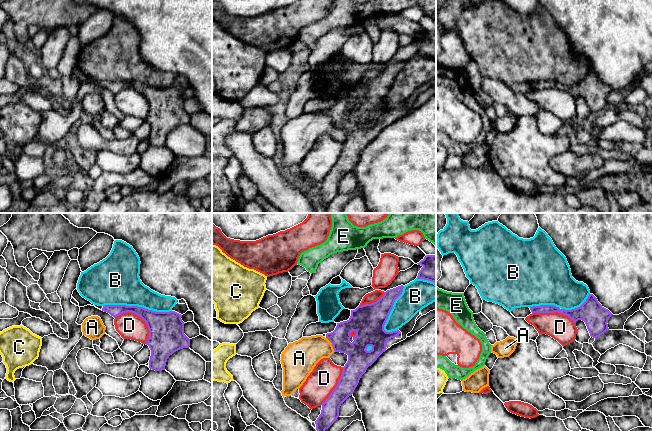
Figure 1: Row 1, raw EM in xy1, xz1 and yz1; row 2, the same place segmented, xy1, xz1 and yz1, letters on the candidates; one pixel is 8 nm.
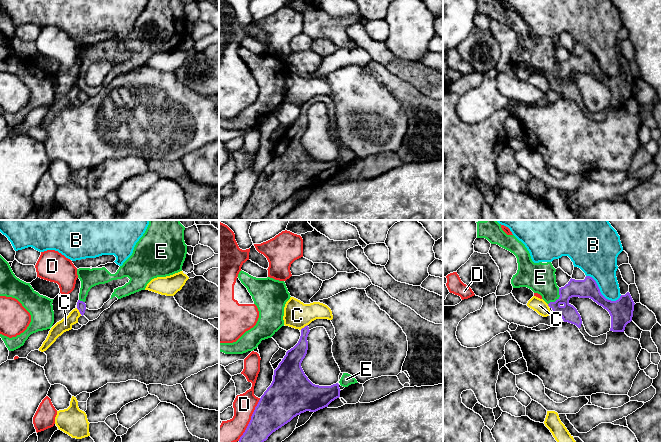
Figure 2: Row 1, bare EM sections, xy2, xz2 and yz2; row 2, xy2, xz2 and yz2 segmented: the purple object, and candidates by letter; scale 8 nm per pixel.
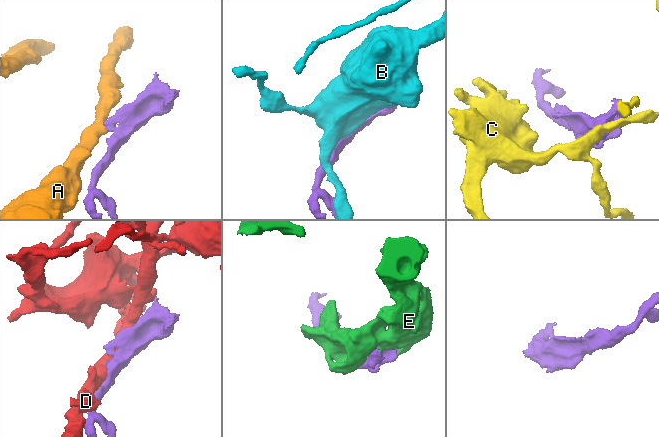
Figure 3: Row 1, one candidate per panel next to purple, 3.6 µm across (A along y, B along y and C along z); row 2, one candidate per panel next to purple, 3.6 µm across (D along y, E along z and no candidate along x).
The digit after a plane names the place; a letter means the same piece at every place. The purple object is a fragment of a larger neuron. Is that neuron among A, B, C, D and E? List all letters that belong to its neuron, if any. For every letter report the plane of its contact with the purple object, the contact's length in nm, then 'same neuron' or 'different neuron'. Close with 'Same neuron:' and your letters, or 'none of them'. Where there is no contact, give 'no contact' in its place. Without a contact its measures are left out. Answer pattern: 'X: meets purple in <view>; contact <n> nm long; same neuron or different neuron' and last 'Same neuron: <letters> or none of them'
A: meets purple in xz1; contact 140 nm long; different neuron
B: meets purple in xy1; contact 550 nm long; different neuron
C: meets purple in xz2; contact 80 nm long; different neuron
D: meets purple in xy1; contact 340 nm long; different neuron
E: meets purple in yz2; contact 160 nm long; same neuron
Same neuron: E

